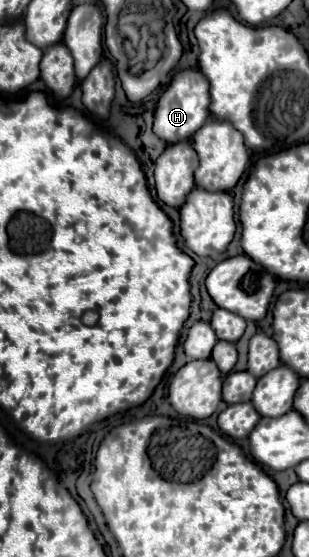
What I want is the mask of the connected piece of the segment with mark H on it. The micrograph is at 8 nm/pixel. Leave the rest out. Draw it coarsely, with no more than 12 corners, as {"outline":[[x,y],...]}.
{"outline":[[178,71],[154,109],[166,143],[192,139],[210,115],[208,79]]}

